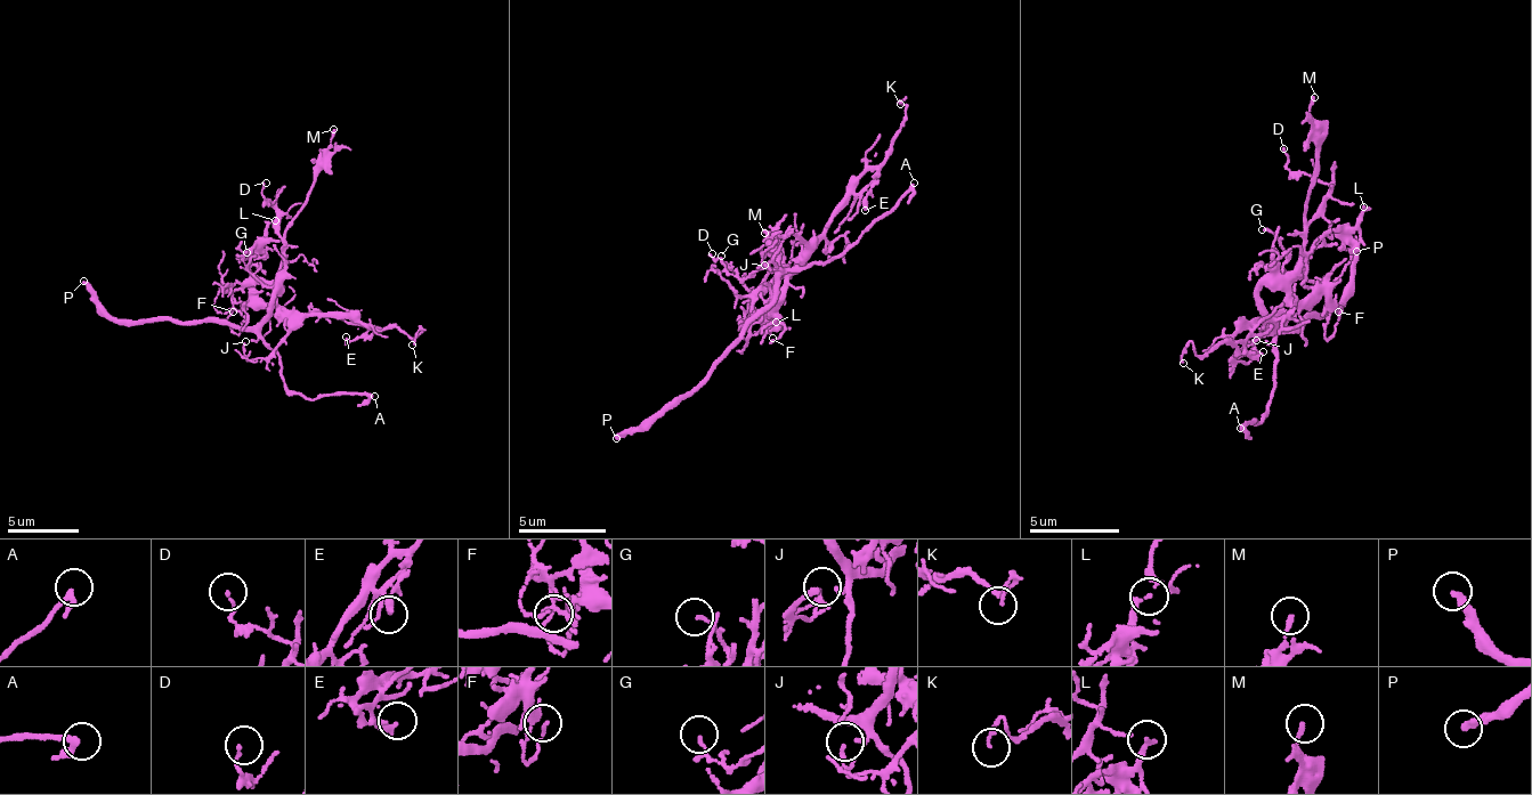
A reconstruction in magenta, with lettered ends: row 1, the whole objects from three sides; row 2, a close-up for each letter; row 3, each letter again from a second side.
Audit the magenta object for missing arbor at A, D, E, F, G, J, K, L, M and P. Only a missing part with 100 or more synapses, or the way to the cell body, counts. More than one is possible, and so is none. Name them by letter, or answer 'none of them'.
P

